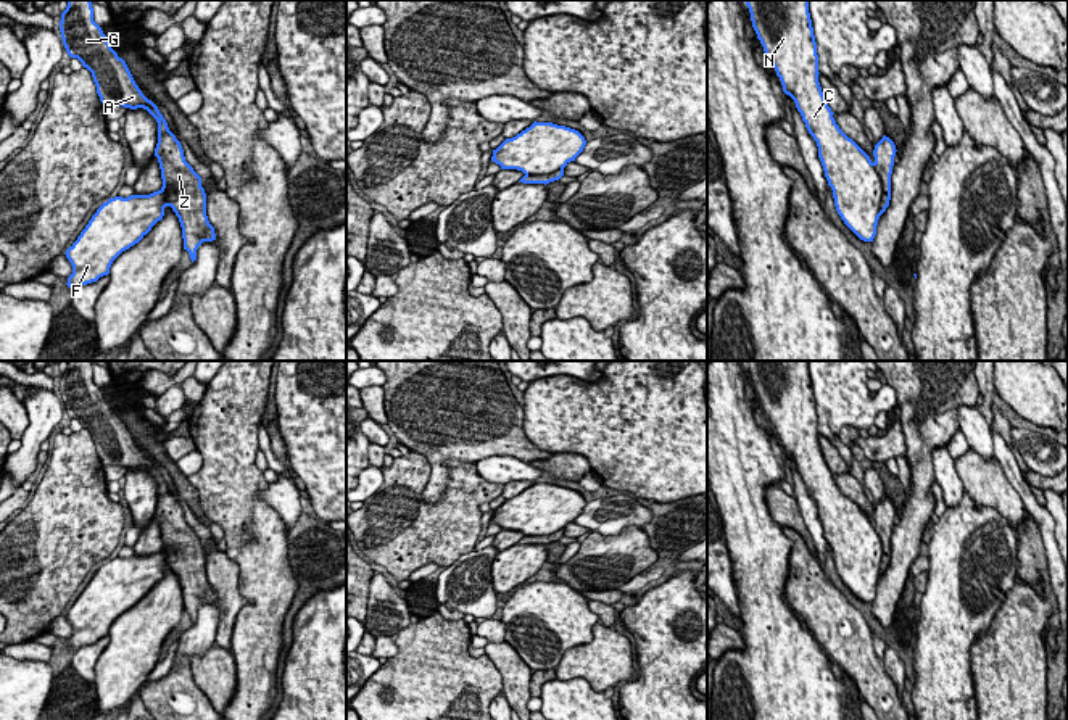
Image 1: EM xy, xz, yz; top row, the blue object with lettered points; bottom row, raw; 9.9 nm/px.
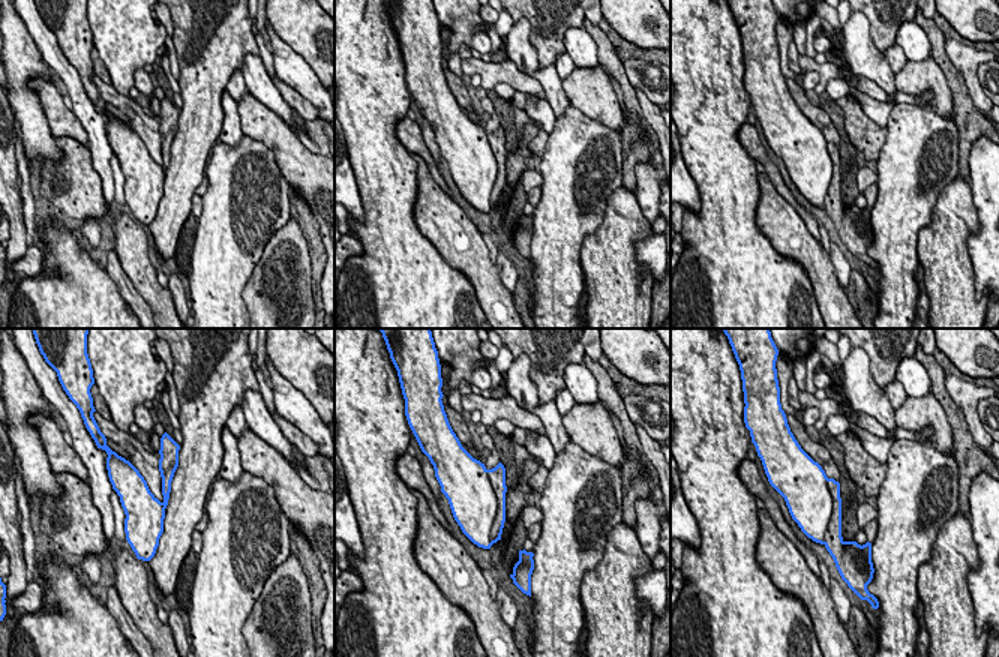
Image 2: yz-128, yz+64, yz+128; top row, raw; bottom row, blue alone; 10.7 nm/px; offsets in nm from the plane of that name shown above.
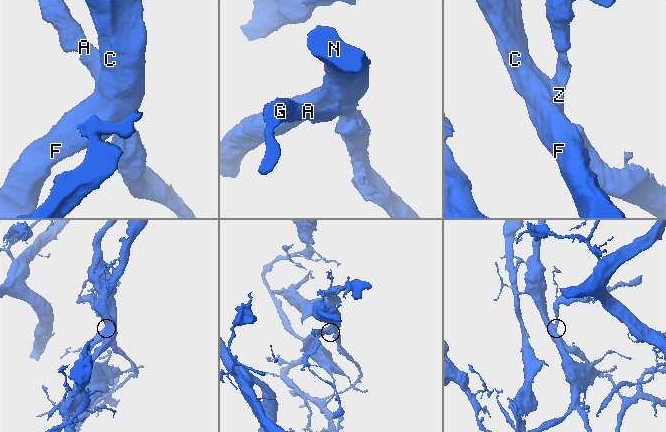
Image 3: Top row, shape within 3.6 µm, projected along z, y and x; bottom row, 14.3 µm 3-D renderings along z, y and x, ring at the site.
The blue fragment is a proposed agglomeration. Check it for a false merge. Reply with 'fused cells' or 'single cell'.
fused cells

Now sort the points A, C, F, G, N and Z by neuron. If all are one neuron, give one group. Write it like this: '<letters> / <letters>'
A G Z / C F N

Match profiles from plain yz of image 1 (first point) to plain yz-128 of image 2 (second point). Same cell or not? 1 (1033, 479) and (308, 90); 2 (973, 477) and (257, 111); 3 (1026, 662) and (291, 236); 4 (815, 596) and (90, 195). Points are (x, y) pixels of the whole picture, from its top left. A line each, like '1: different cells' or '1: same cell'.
1: different cells
2: same cell
3: same cell
4: same cell

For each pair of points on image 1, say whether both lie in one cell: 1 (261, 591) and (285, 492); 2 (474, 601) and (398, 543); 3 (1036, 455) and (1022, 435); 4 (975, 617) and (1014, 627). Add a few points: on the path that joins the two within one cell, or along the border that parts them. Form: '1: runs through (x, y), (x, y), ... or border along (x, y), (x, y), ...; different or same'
1: border along (268, 484), (258, 495), (289, 529); different
2: border along (472, 550), (447, 567); different
3: runs through (1031, 450), (1025, 440); same
4: border along (1009, 588), (989, 628), (978, 637), (970, 654); different

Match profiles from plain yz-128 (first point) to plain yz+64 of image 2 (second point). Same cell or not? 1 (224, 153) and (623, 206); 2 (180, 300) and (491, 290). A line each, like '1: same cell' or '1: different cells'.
1: different cells
2: different cells

